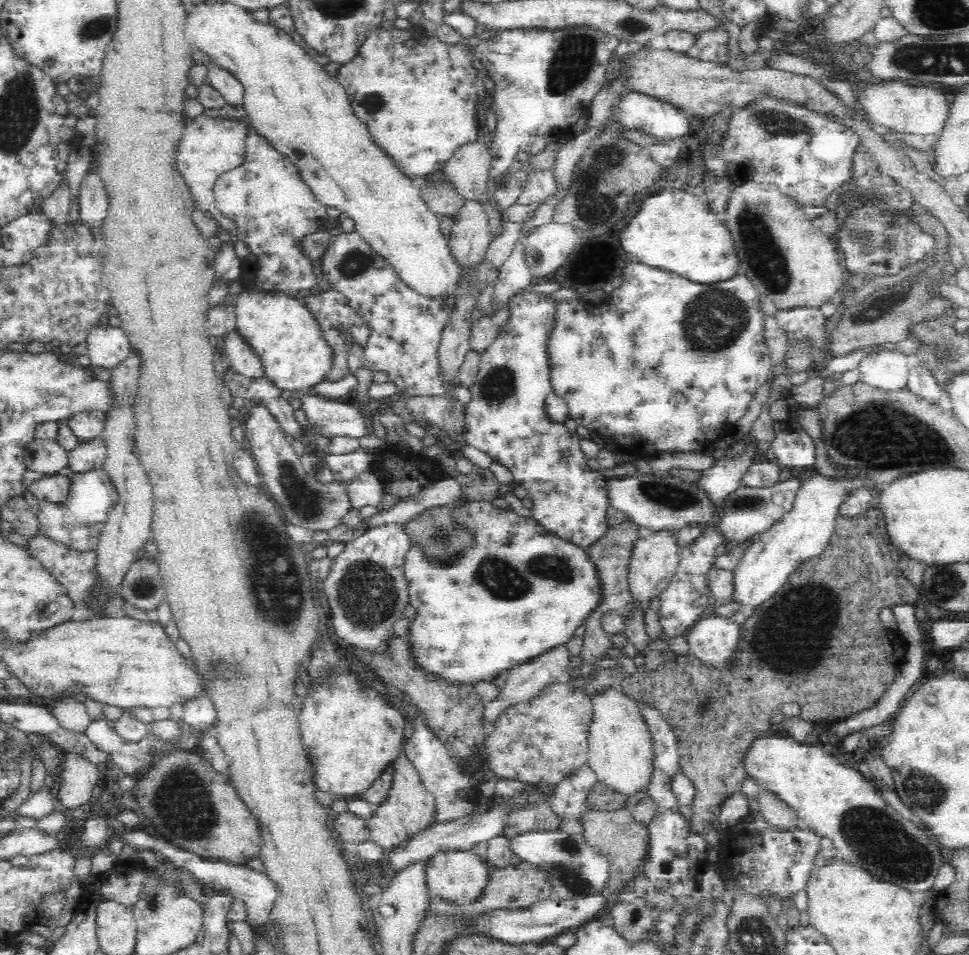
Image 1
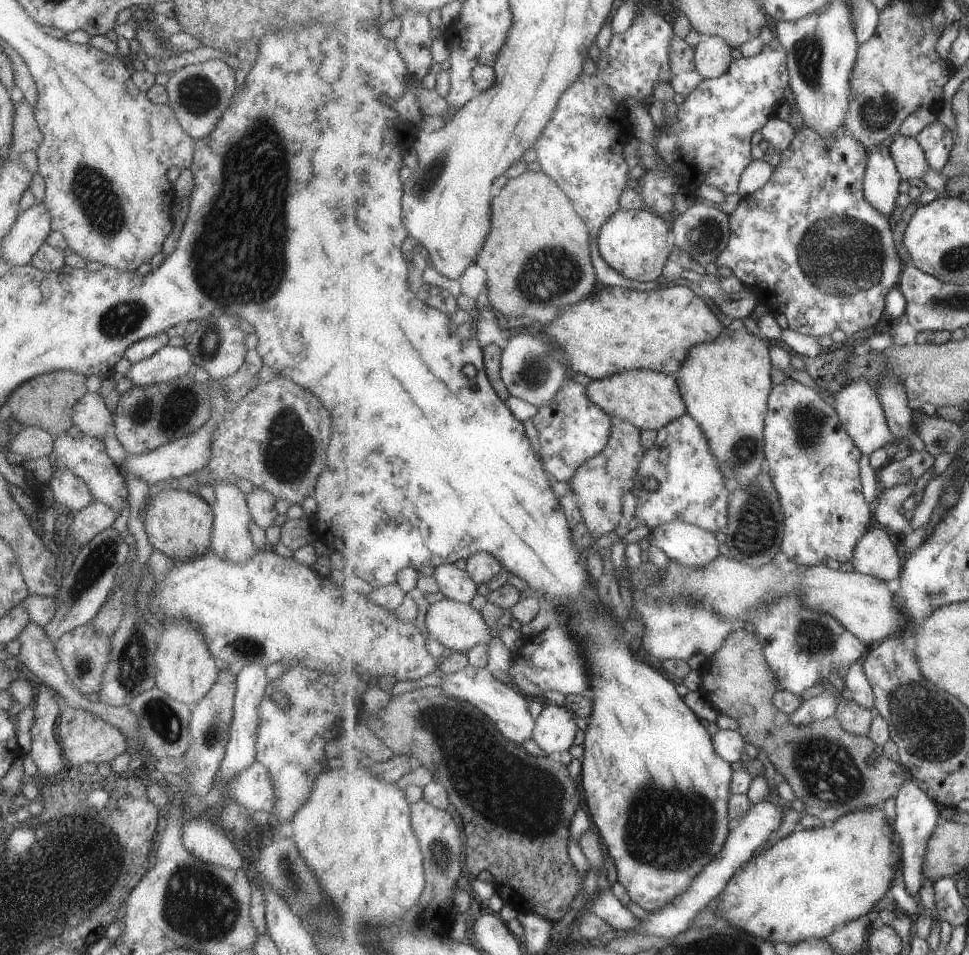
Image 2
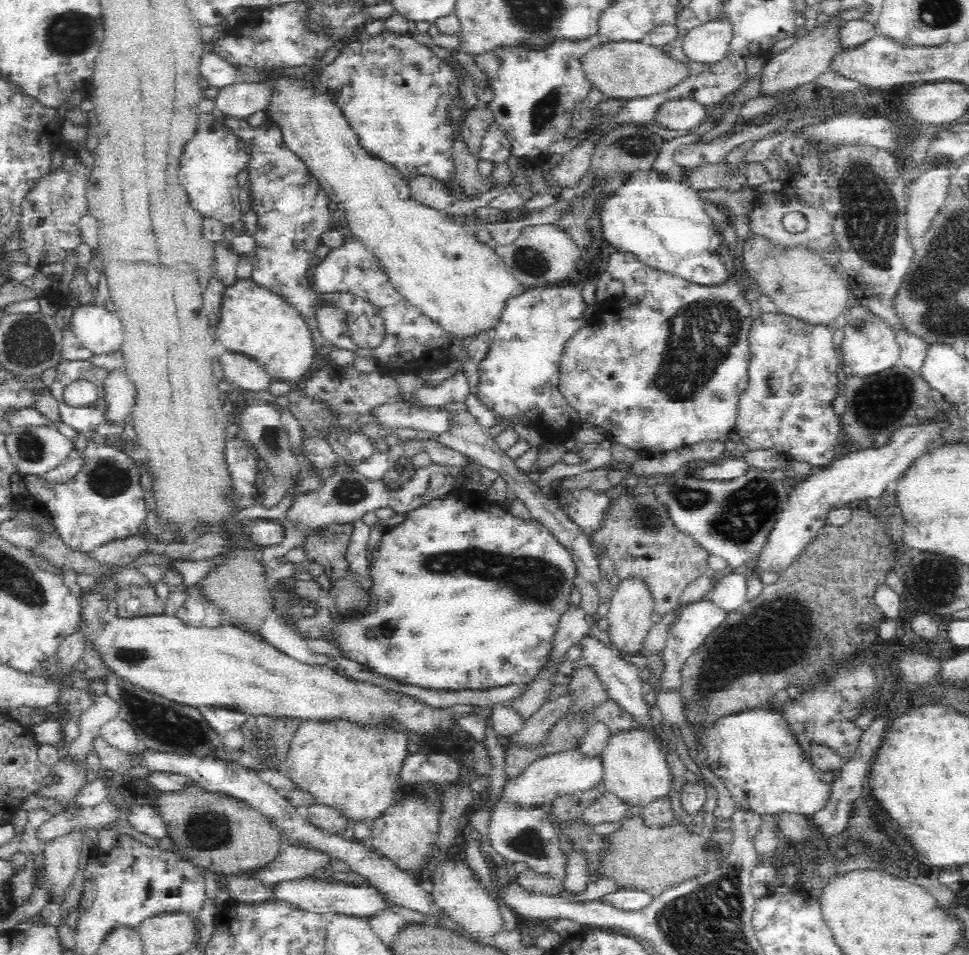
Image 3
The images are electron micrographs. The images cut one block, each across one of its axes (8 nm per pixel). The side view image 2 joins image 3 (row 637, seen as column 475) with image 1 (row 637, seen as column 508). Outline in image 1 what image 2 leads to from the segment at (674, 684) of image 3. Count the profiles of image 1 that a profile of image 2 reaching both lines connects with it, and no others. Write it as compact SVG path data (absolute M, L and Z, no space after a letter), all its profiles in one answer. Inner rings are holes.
M709 609L687 629L688 651L700 664L720 666L733 652L740 628L734 620L717 616Z

